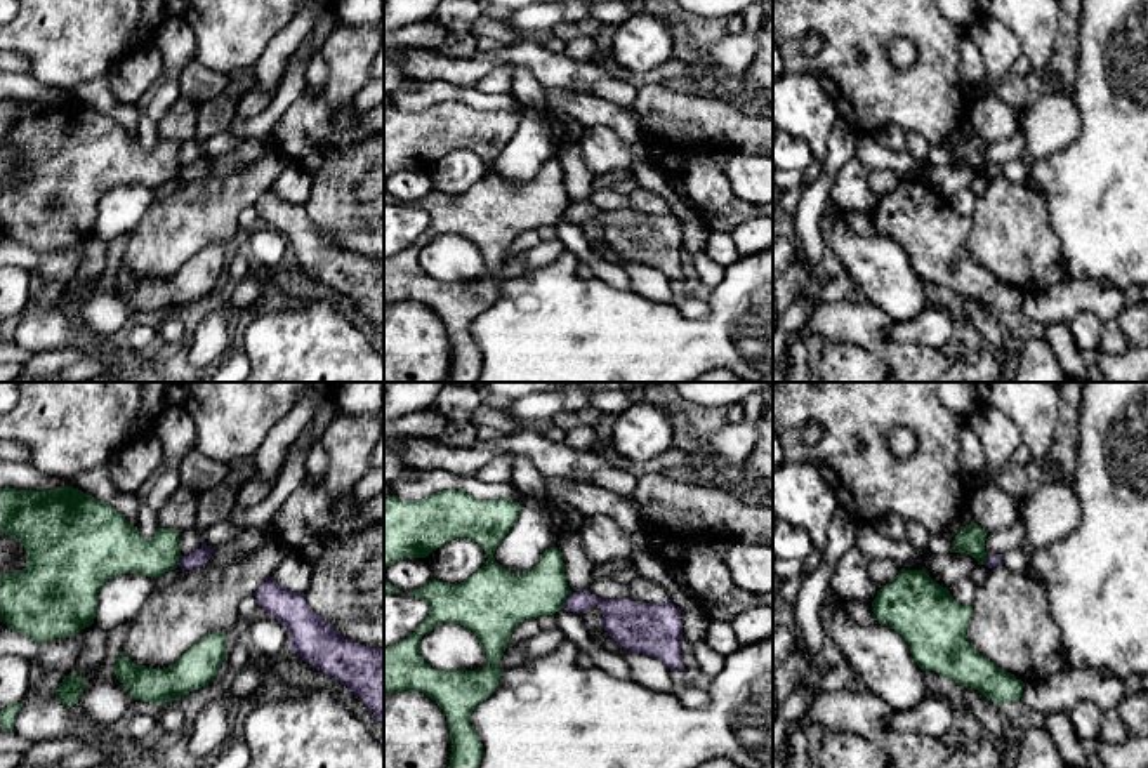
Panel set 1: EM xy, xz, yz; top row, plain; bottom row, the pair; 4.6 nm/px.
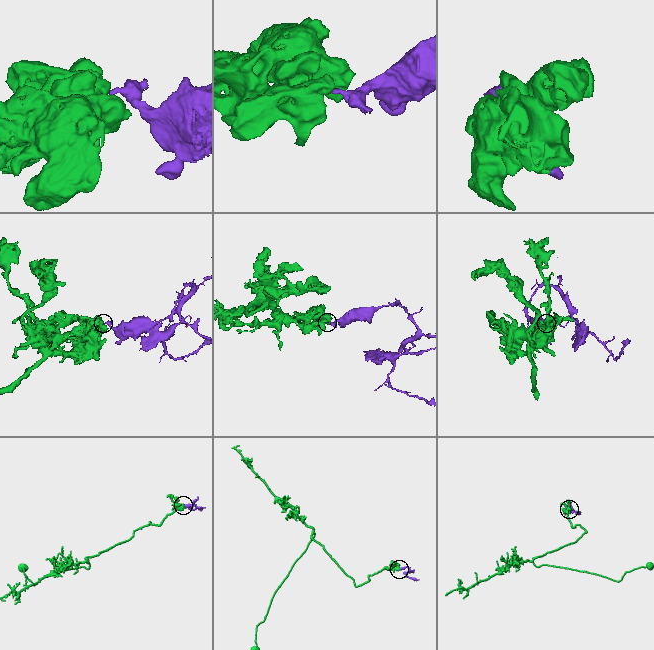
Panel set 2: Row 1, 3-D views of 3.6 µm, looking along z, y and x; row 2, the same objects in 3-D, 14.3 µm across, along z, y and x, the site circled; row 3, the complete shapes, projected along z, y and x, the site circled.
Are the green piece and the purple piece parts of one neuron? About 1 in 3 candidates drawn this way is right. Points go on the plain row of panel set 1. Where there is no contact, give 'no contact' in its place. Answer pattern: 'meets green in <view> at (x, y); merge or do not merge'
meets green in xz at (565, 211); do not merge

